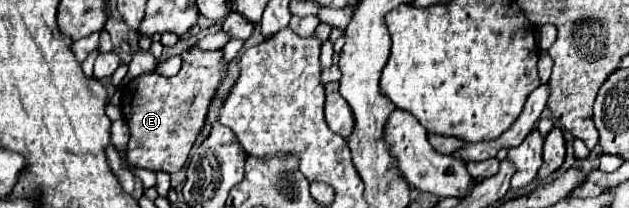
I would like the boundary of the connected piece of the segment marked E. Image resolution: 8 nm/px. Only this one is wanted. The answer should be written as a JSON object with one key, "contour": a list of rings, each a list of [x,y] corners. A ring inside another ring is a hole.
{"contour":[[[189,48],[181,54],[183,64],[179,74],[165,78],[157,72],[147,72],[133,78],[121,100],[121,112],[129,124],[131,138],[125,148],[125,162],[131,168],[147,168],[153,172],[179,172],[205,124],[207,110],[215,98],[215,90],[227,76],[223,50]]]}

